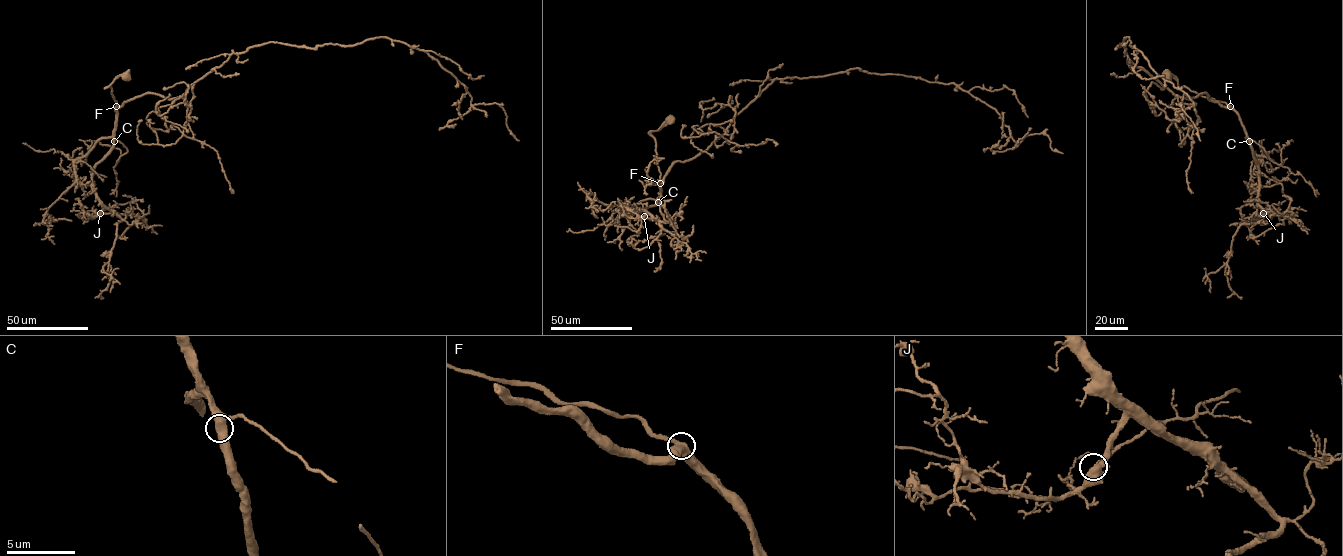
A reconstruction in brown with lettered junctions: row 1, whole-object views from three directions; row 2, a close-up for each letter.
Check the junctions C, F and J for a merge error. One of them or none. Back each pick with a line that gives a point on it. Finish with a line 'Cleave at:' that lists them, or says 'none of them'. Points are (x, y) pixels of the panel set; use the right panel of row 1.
Cleave at: none of them

